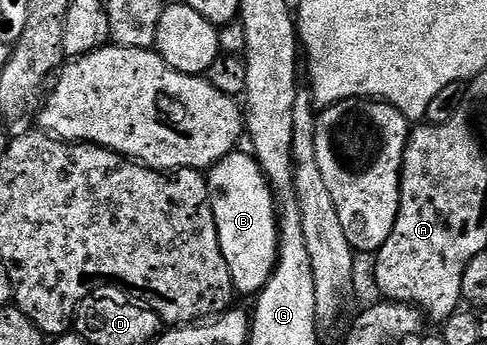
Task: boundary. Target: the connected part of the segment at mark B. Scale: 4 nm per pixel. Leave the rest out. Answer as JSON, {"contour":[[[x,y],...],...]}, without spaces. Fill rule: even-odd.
{"contour":[[[235,152],[227,158],[220,159],[210,167],[206,183],[210,189],[212,216],[216,220],[216,232],[220,236],[220,252],[224,252],[224,260],[228,264],[228,272],[232,272],[232,284],[239,295],[257,295],[265,288],[268,280],[274,275],[274,265],[277,262],[277,211],[273,191],[266,180],[265,174],[258,167],[258,161],[253,153]]]}

